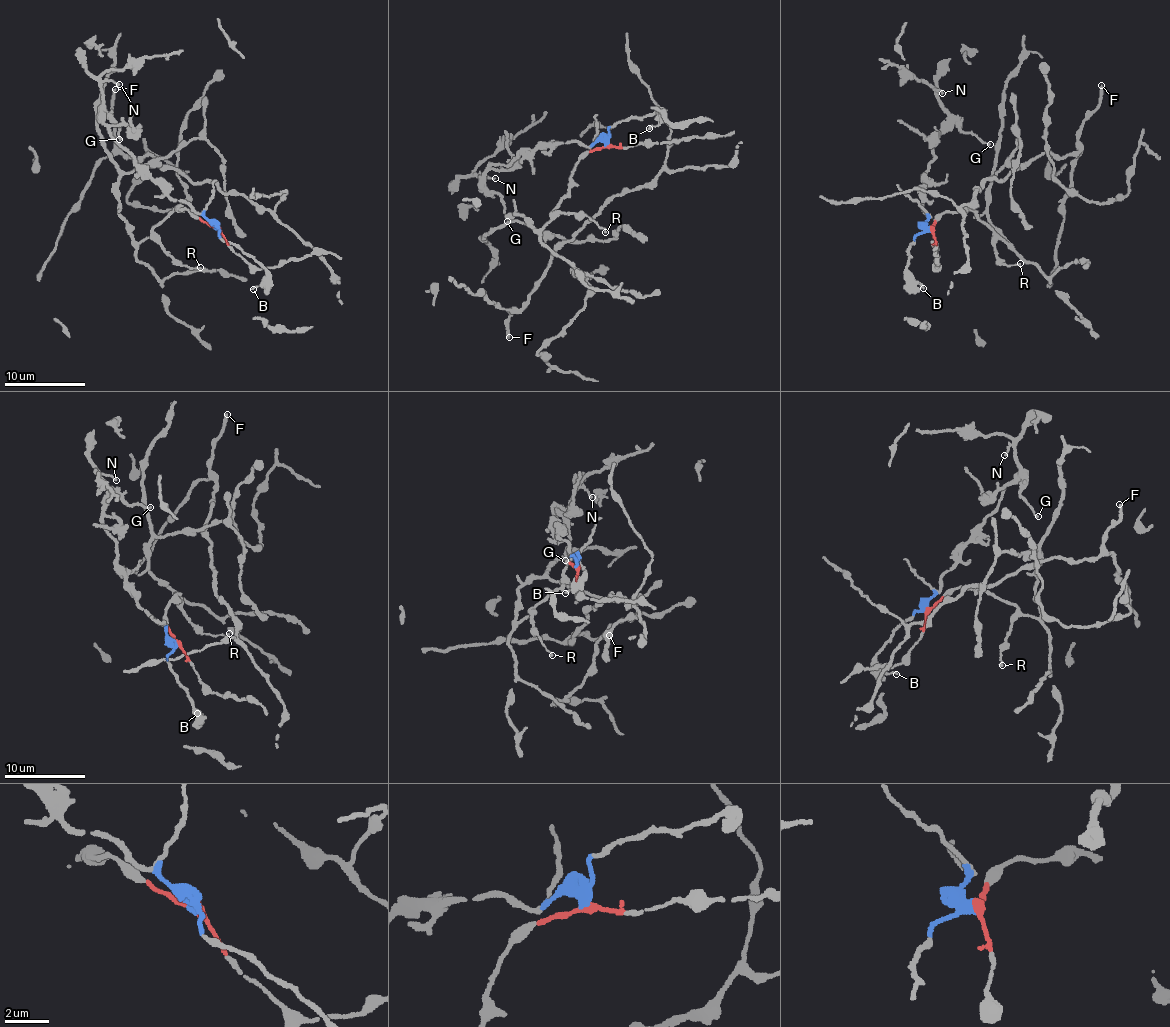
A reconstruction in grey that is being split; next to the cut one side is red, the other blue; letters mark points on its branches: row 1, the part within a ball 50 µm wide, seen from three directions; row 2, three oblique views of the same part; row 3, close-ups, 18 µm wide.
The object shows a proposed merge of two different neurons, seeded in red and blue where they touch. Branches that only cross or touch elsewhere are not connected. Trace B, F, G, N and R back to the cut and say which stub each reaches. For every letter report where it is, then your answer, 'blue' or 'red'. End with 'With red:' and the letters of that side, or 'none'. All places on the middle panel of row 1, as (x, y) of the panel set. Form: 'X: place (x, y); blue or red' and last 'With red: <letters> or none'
B: place (649, 128); blue
F: place (509, 337); red
G: place (507, 221); blue
N: place (495, 178); blue
R: place (605, 232); red
With red: F, R

